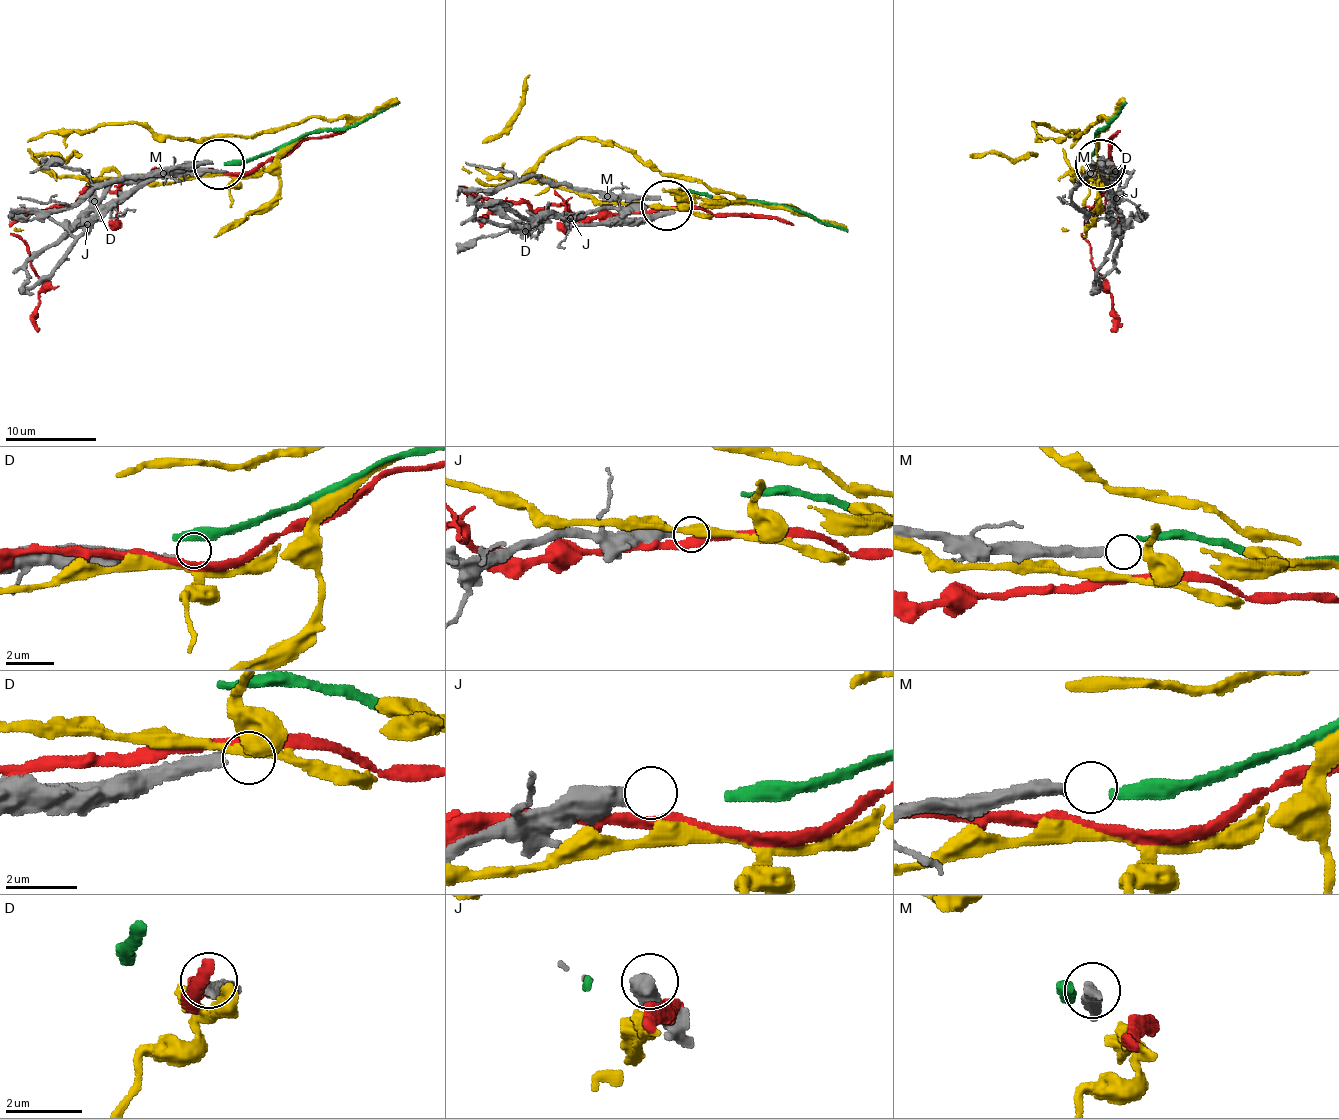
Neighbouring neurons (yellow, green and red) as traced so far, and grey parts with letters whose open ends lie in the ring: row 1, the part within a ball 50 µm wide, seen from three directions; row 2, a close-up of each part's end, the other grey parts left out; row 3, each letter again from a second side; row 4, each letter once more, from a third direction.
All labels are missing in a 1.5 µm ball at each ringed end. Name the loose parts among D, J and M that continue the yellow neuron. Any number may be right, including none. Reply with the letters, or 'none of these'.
none of these

